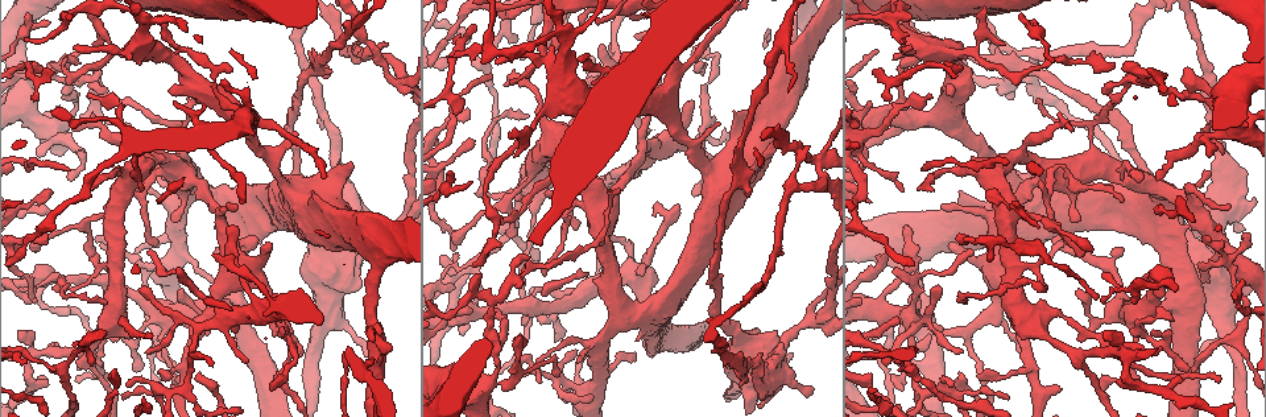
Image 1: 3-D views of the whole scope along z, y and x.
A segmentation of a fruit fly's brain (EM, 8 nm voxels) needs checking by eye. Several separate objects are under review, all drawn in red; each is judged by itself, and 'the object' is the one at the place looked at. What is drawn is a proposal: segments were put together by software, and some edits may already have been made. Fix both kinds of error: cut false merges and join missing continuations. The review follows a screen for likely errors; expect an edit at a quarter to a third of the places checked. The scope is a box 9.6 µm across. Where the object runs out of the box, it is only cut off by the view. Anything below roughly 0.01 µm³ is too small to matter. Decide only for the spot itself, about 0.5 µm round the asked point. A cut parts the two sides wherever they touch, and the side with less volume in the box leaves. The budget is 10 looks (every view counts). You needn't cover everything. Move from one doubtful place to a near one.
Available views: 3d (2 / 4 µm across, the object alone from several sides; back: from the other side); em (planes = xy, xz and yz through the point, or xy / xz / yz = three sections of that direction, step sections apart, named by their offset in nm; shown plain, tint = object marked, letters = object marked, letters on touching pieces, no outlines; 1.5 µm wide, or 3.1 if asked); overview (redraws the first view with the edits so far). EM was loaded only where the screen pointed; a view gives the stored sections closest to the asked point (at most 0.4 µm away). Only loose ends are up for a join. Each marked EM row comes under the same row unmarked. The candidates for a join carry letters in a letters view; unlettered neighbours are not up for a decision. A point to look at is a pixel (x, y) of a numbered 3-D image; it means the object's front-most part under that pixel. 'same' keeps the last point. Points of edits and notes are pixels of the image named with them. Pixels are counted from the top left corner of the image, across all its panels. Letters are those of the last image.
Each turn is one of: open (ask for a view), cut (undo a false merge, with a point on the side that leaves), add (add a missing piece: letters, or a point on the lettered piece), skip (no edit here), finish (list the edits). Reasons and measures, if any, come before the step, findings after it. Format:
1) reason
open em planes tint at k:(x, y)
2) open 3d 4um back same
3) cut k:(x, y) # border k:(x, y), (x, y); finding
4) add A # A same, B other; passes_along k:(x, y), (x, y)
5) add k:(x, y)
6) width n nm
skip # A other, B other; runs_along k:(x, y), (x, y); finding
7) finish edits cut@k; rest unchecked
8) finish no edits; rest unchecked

thick turns thin
open 3d 2um at 1:(911, 53)

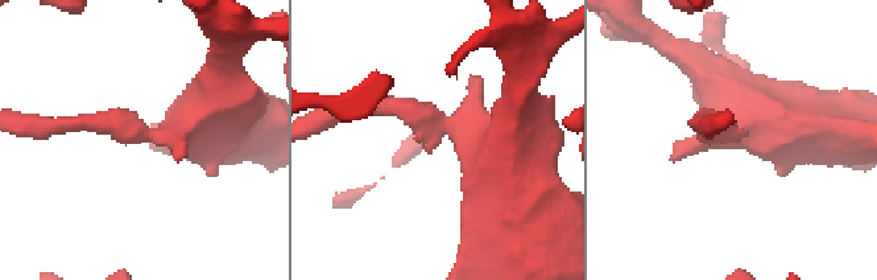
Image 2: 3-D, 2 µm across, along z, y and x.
shape alone is not enough
open em xz step 8 tint at 2:(720, 135)

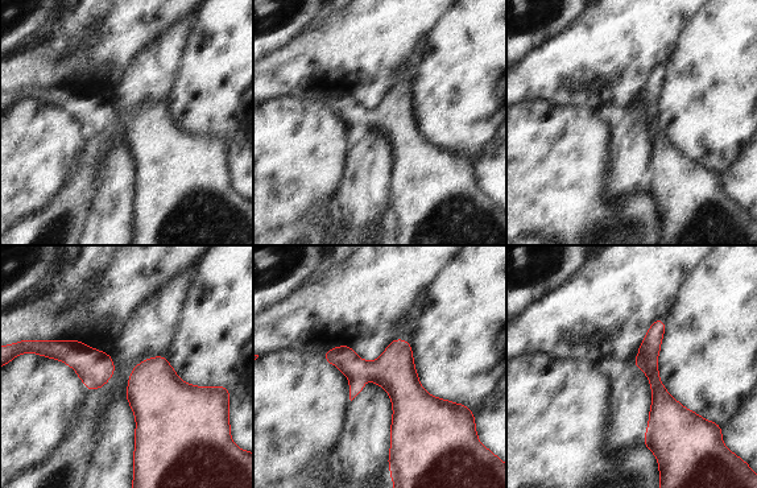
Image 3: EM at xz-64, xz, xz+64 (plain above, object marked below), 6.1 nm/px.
cut it another way
open em planes letters same

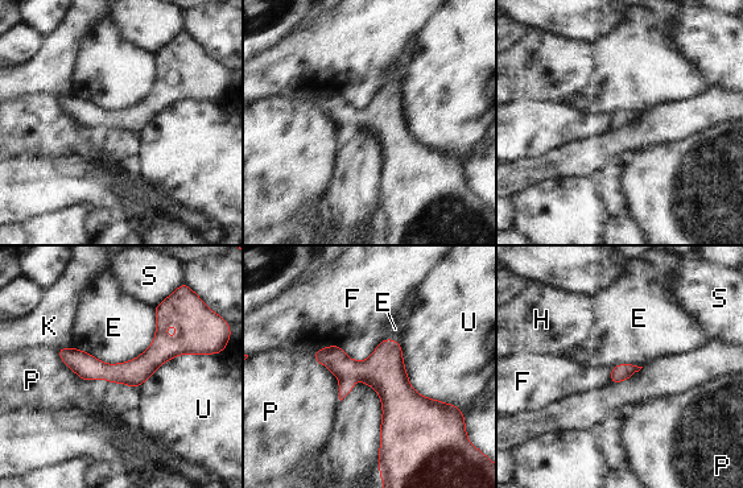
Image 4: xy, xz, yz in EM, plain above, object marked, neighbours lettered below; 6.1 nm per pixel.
width 100 nm
skip # E other, F other, H other, K other, P other, S other, U other; runs_along 4:(190, 344), (137, 371), (61, 352); one cell here

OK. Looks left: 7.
thin end
open em planes letters at 1:(473, 266)

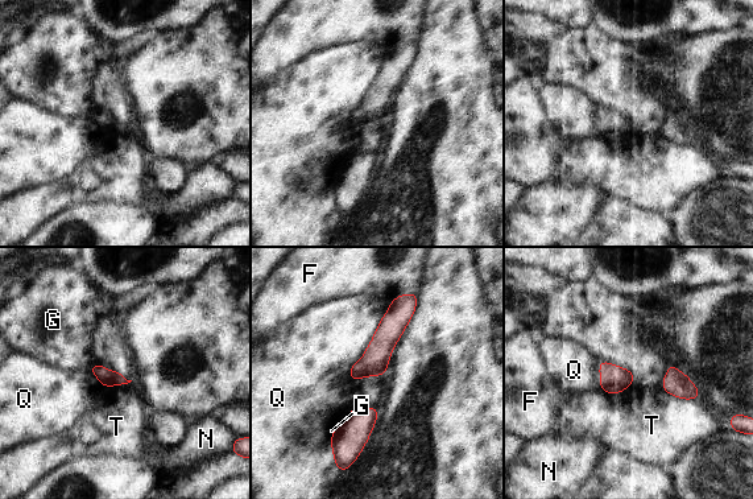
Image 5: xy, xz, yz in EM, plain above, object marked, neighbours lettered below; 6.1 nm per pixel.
skip # F other, G other, N other, Q other, T other; border 5:(391, 301), (351, 367), (352, 380); no lettered piece goes on from it

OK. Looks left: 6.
narrows sharply
open 3d 4um at 1:(1221, 254)

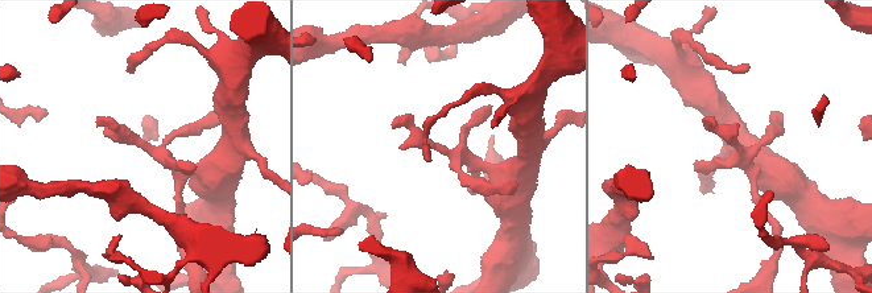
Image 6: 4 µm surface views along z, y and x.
open em yz step 4 letters at 6:(139, 145)

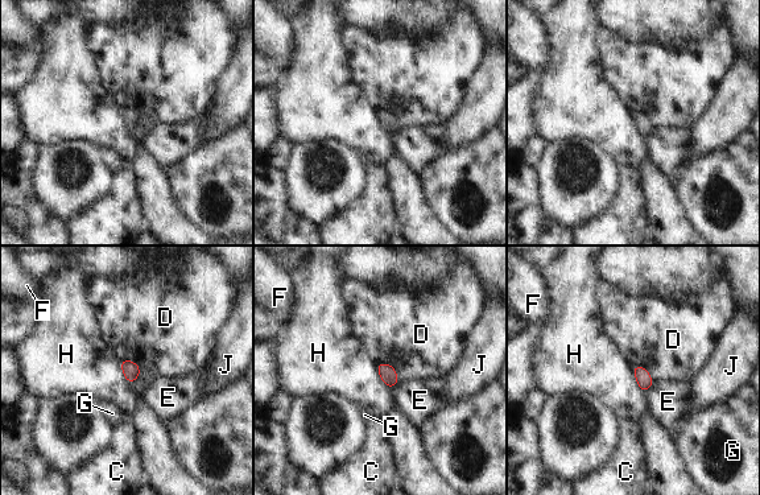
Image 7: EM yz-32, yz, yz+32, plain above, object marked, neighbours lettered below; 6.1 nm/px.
width 90 nm
skip # C other, D other, E other, F other, G other, H other, J other; all the same cell

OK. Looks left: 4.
tapers out
open em yz step 8 letters at 1:(1219, 377)

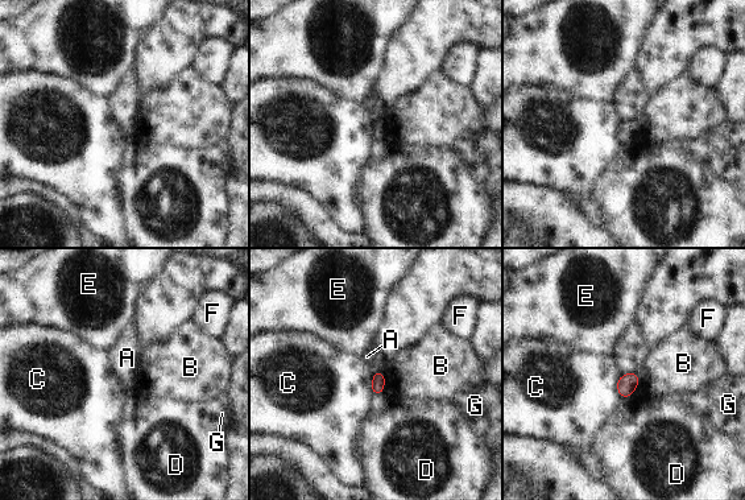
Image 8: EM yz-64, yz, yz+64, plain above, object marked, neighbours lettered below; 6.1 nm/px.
width 80 nm
skip # A other, B other, C other, D other, E other, F other, G other; none of them fits

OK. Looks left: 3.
finish no edits; rest unchecked

